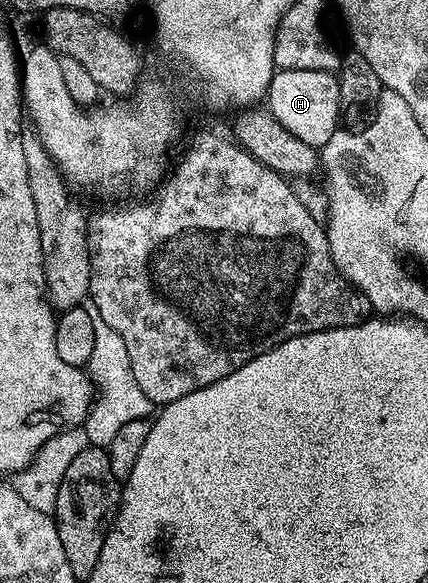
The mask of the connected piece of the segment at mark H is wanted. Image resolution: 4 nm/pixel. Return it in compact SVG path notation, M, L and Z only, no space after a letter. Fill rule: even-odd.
M277 70L269 85L267 109L291 136L314 148L325 146L339 129L343 109L336 73Z

